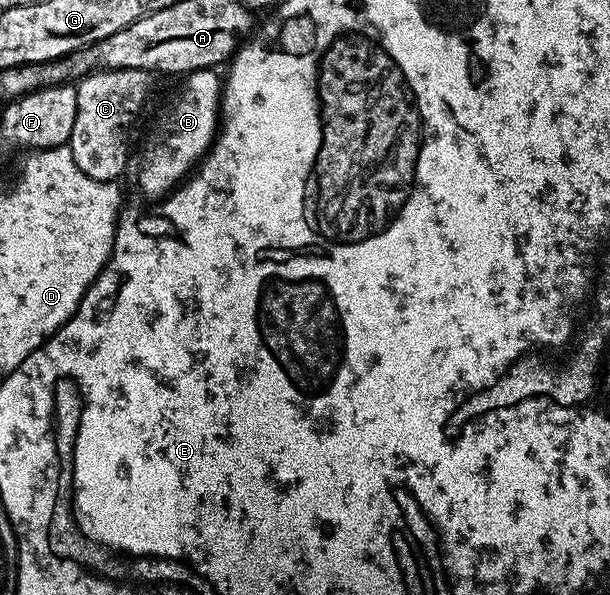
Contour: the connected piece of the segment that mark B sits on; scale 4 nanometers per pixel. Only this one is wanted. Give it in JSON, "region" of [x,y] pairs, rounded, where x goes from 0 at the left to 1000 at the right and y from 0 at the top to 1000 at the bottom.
{"region":[[[333,114],[323,121],[310,121],[300,129],[295,156],[270,178],[262,188],[262,197],[249,208],[249,224],[230,255],[230,264],[221,264],[220,289],[223,282],[223,309],[236,329],[267,333],[290,314],[334,267],[343,249],[348,247],[354,224],[364,200],[364,134],[354,129],[356,123],[344,114]]]}

